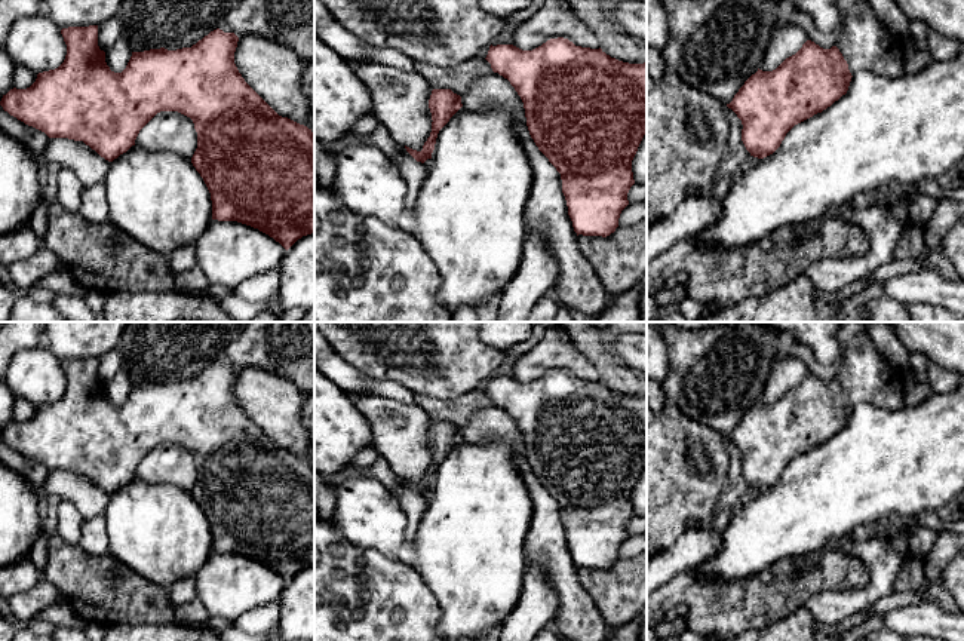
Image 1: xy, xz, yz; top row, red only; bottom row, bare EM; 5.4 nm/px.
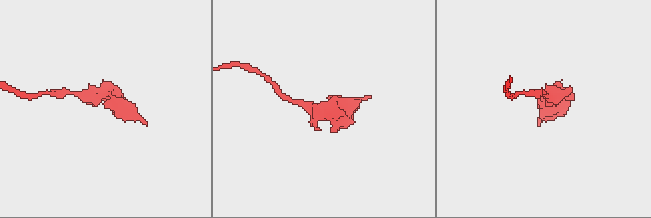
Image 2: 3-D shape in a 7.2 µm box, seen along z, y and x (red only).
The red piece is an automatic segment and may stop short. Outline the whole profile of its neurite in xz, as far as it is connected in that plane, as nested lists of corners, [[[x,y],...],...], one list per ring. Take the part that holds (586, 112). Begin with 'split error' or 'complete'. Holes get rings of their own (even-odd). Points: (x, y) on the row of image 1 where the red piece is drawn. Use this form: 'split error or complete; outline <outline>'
complete; outline [[[564,37],[550,39],[532,50],[491,45],[485,59],[521,96],[531,138],[561,174],[577,236],[614,233],[635,184],[632,160],[647,134],[647,62],[623,62],[601,47],[575,46]]]

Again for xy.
complete; outline [[[98,25],[89,27],[68,27],[62,28],[61,34],[67,45],[67,55],[64,62],[49,71],[37,74],[36,82],[27,89],[10,89],[3,95],[0,105],[10,116],[24,122],[28,126],[33,126],[44,132],[49,138],[68,138],[74,141],[83,141],[92,150],[95,150],[101,157],[108,162],[113,162],[120,154],[126,153],[132,145],[139,131],[160,111],[178,111],[190,117],[194,123],[197,132],[197,148],[191,157],[191,163],[196,171],[203,178],[212,200],[212,220],[218,221],[237,221],[260,231],[268,234],[276,242],[279,242],[286,251],[303,236],[314,233],[314,134],[304,125],[300,125],[288,117],[279,116],[242,77],[236,64],[234,52],[237,47],[239,37],[234,33],[224,33],[217,28],[199,40],[191,47],[182,47],[176,50],[168,50],[165,47],[150,49],[144,52],[132,52],[132,56],[122,73],[114,73],[105,62],[105,52],[98,46]]]

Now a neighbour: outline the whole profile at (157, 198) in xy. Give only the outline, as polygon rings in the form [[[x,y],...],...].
[[[132,145],[110,162],[105,178],[108,220],[141,245],[169,258],[185,245],[193,245],[212,223],[211,193],[191,163],[171,151],[144,151]]]

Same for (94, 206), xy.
[[[102,183],[83,188],[79,214],[95,224],[108,220],[108,200]]]

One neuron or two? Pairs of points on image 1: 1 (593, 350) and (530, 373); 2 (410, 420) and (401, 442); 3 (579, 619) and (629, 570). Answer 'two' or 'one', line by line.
1: two
2: one
3: two

